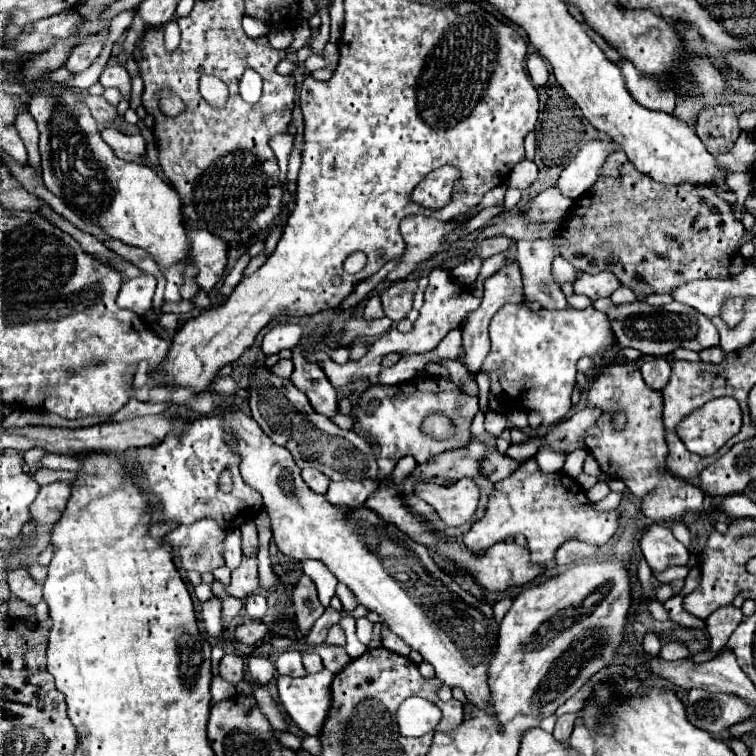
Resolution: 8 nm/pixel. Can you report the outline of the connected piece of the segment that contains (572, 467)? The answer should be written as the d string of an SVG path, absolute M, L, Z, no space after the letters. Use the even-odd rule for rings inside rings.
M573 451L567 455L567 461L565 461L565 467L563 467L563 473L567 473L569 477L577 477L579 473L583 473L583 461L587 457L587 451Z

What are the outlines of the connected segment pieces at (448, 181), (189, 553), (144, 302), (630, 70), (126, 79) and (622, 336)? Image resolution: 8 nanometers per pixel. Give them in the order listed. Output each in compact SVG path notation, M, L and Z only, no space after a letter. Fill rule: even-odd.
M441 167L425 177L423 183L419 183L413 191L415 203L427 207L427 209L439 209L451 201L453 183L457 179L455 167Z
M205 517L193 525L179 525L165 537L165 541L171 543L175 553L179 549L185 571L205 573L225 563L223 541L227 535L229 531L225 527L211 517Z
M141 273L139 277L123 283L117 297L117 305L123 309L131 309L137 315L143 315L147 309L151 309L155 287L157 287L155 277L149 273Z
M621 61L621 73L631 97L651 111L673 113L675 111L675 97L659 97L659 91L667 91L667 79L663 75L649 75L641 73L633 67L631 61Z
M107 67L101 73L99 83L103 83L103 87L115 87L121 91L121 95L129 101L131 99L131 77L127 73L125 67Z
M631 301L623 305L611 305L607 309L607 319L611 323L611 329L619 341L621 347L633 347L643 351L645 355L667 355L673 353L675 349L691 349L691 351L703 351L707 347L717 347L719 345L719 331L707 319L703 313L695 311L693 307L687 307L679 301L671 301L669 305L653 307L649 303L641 301Z

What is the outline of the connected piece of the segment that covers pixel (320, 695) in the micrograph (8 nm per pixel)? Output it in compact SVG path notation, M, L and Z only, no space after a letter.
M323 669L305 677L279 677L279 697L285 713L307 733L319 735L331 707L333 673Z

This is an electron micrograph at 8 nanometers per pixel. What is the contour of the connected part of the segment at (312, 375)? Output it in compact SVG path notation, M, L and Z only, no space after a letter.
M307 345L298 346L292 350L295 369L293 369L291 381L295 383L295 387L299 387L309 397L315 411L319 411L325 417L333 417L339 407L337 391L335 387L331 387L323 369L317 363L311 363L303 357L302 351L311 350L310 348L313 347Z

